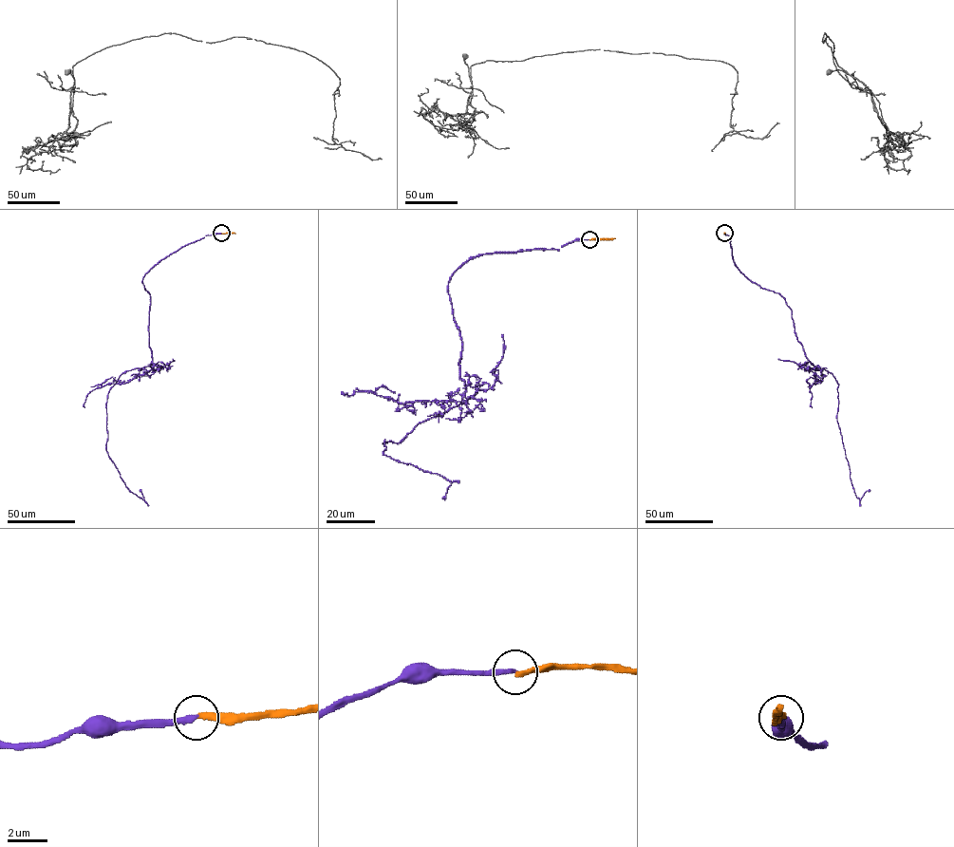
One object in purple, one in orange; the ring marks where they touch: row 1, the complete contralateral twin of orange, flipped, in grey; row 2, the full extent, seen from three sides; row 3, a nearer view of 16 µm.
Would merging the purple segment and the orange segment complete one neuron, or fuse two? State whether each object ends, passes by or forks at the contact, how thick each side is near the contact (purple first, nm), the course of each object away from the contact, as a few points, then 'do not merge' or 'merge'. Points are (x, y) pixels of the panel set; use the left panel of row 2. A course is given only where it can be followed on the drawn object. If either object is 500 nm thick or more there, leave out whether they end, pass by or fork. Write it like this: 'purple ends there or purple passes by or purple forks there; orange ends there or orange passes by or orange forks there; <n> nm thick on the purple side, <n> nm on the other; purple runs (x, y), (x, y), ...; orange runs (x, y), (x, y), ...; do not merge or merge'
purple ends there; orange ends there; 260 nm thick on the purple side, 260 nm on the other; purple runs (221, 233), (183, 246), (142, 279), (152, 362), (122, 373), (105, 407), (109, 457), (144, 499), (140, 490); orange runs (221, 233), (235, 233); do not merge

